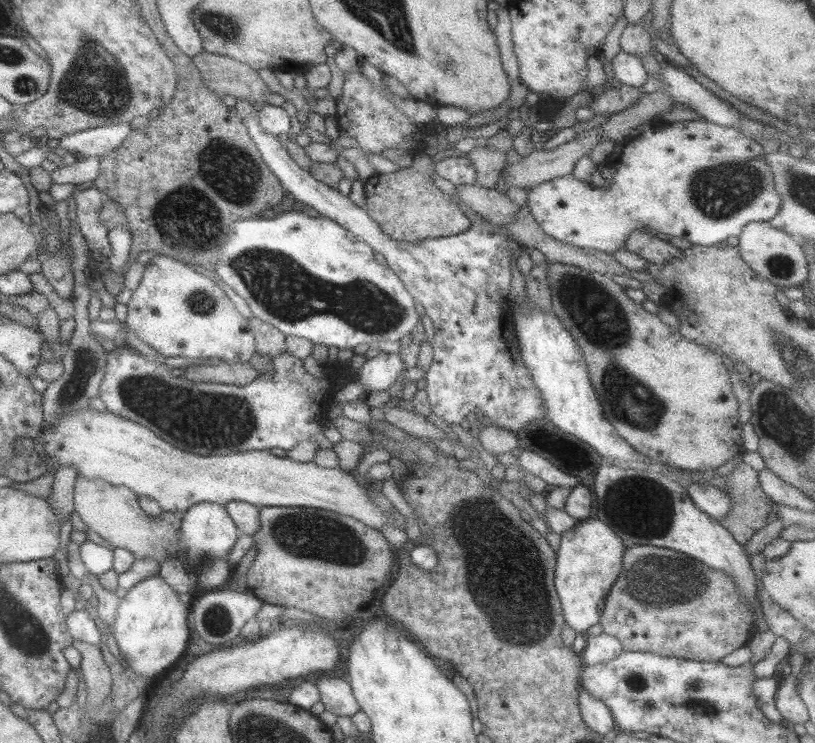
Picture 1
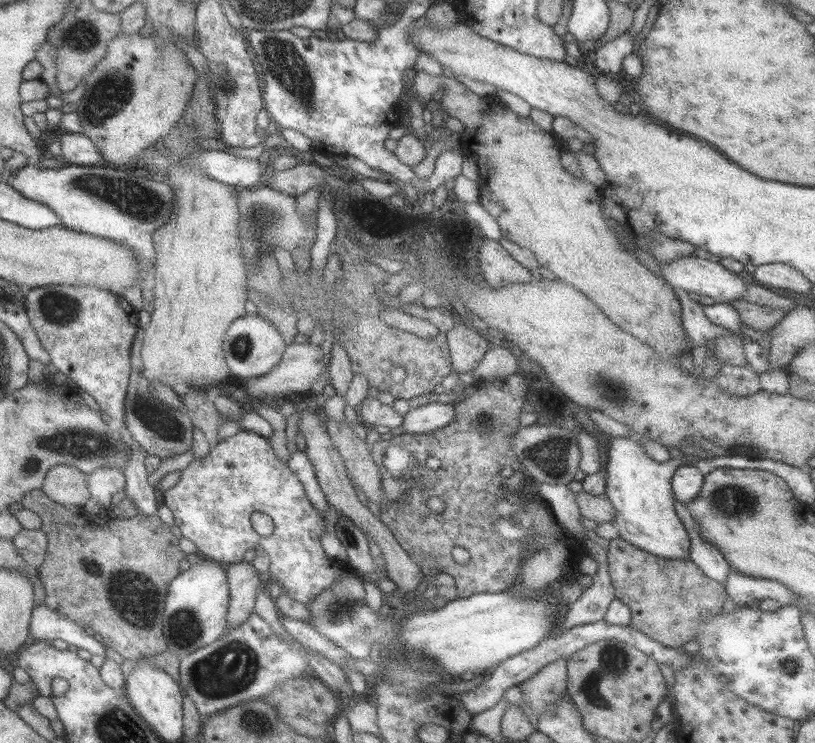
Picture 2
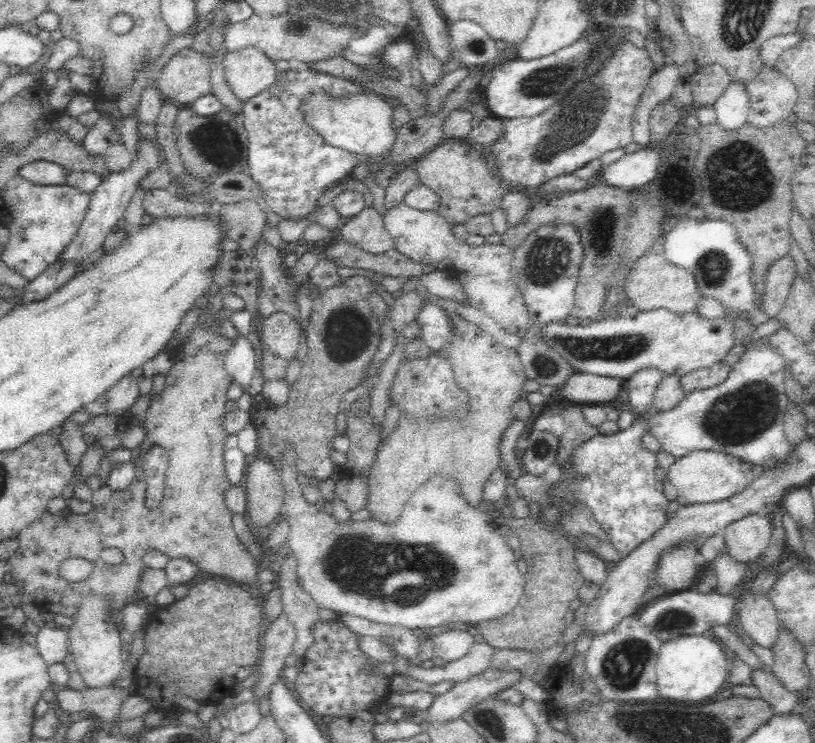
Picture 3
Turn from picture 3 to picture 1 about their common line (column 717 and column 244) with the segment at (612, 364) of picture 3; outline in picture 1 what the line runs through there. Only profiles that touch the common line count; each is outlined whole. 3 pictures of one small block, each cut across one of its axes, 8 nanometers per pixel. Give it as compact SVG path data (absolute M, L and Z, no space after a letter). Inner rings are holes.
M161 254L144 265L139 286L126 303L124 323L141 342L151 346L161 356L179 356L189 360L189 364L201 364L200 360L207 358L219 358L221 363L247 363L254 352L254 336L247 319L237 312L235 305L216 284L199 274L197 268Z

